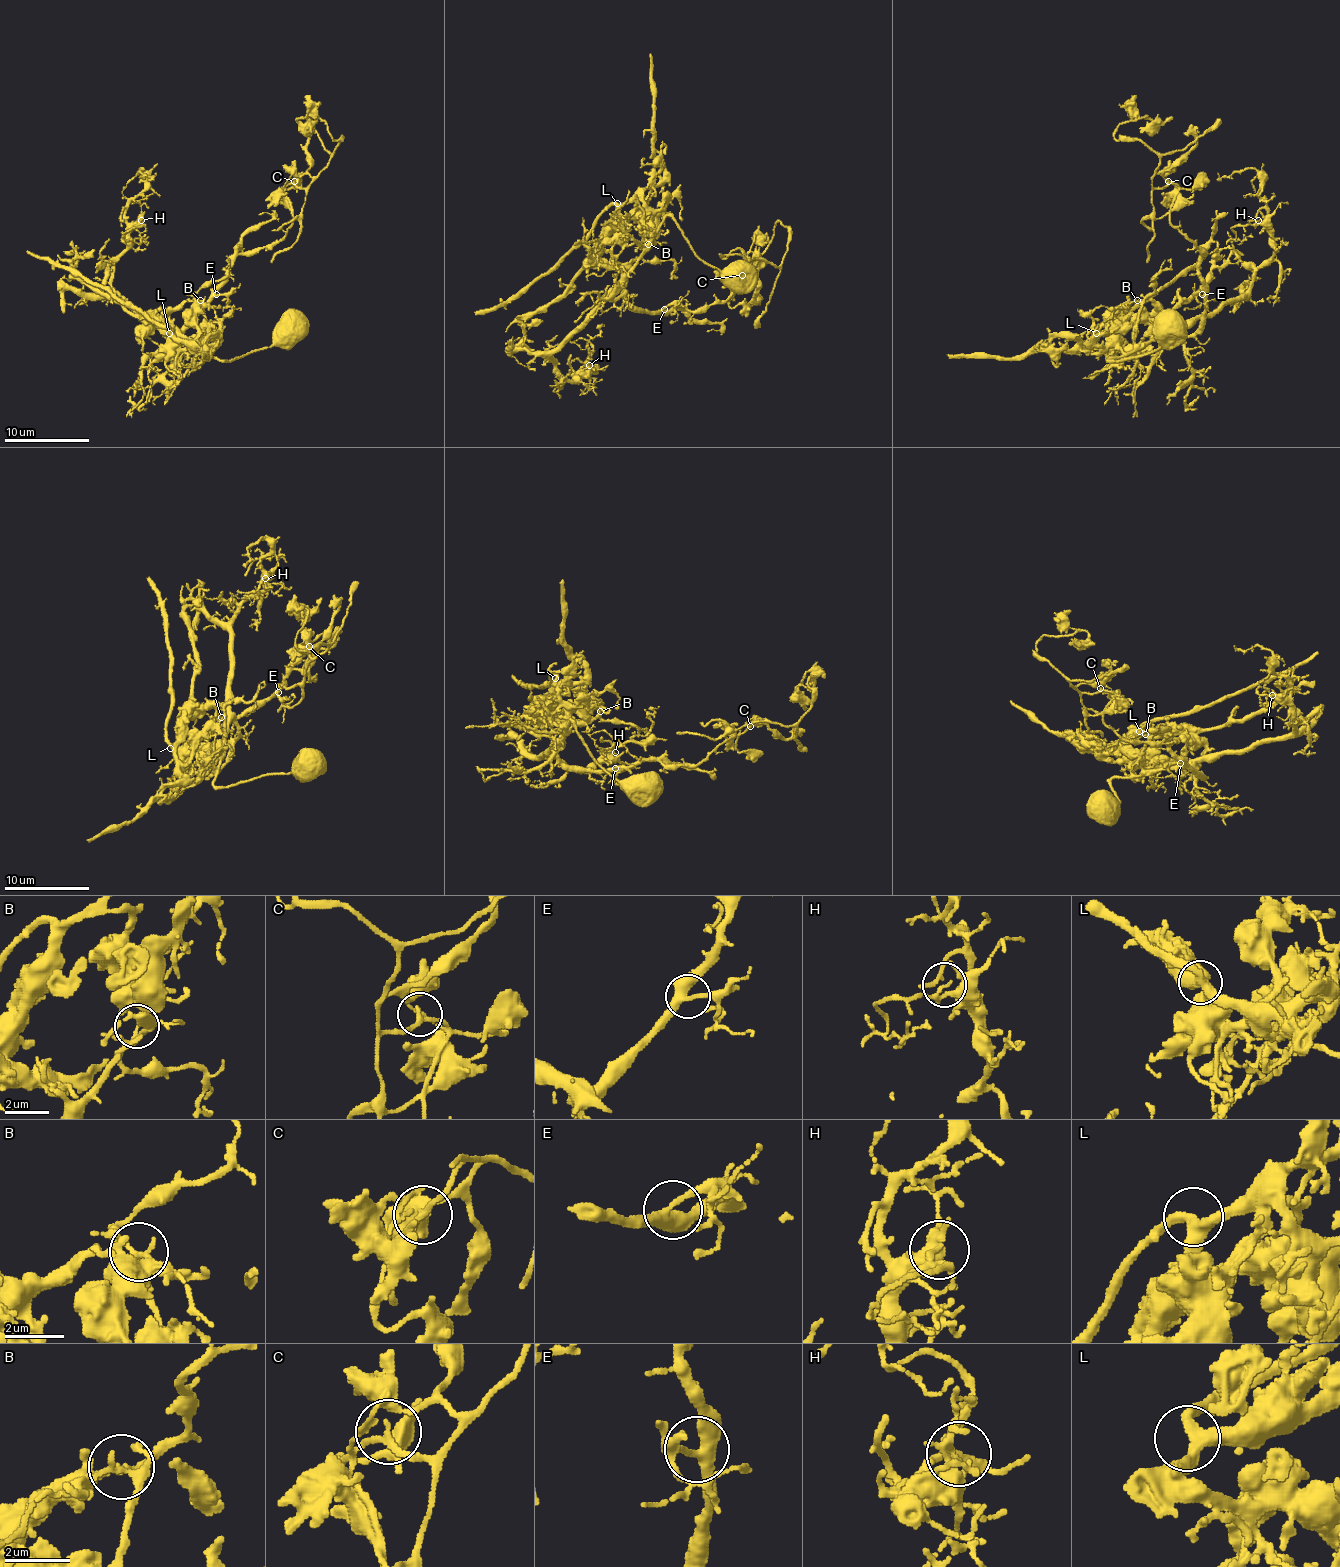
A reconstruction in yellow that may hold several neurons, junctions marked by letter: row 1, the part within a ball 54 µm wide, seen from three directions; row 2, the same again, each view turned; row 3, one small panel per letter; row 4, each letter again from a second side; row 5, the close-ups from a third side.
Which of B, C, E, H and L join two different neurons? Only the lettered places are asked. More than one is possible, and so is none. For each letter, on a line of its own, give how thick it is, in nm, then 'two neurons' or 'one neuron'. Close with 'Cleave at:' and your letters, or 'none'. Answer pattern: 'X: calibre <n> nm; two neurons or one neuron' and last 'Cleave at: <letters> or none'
B: calibre 190 nm; two neurons
C: calibre 170 nm; two neurons
E: calibre 360 nm; one neuron
H: calibre 130 nm; one neuron
L: calibre 360 nm; one neuron
Cleave at: B, C

